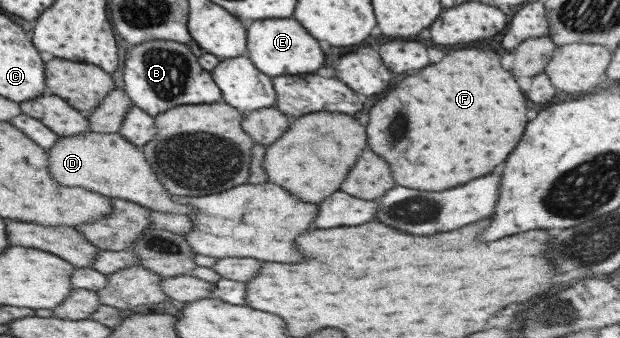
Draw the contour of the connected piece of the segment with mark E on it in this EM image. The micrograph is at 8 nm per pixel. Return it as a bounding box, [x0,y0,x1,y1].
[246,18,323,77]

